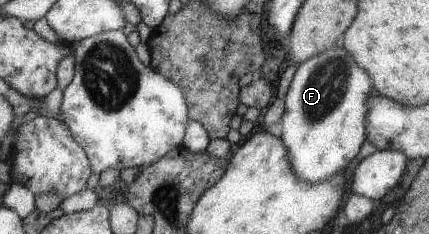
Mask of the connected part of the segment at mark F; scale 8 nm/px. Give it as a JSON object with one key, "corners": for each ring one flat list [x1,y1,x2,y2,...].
{"corners":[[333,46,332,48,323,50,321,53,318,53,317,55,306,59,305,62,299,64,294,78,288,88,288,92,286,93,286,104,284,114,282,115,283,125,281,125,281,139,283,139,285,146,287,147,292,168,300,178,313,183,330,178,337,172,345,172,347,165,349,165,349,161,359,153,359,149,361,149,361,145,365,143,365,139,369,139,369,137,365,137,365,135,368,135,368,131,365,131,365,115,368,115,367,101,374,94,373,91,374,87,371,75,355,63,354,57,344,47]]}

